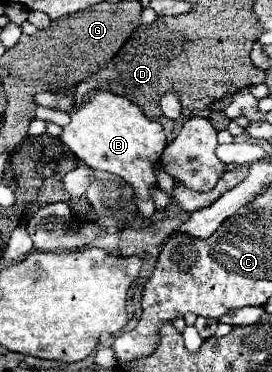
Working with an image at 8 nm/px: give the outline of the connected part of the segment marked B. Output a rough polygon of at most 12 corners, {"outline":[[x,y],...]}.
{"outline":[[93,91],[61,141],[119,175],[137,213],[155,213],[161,123],[125,97]]}

